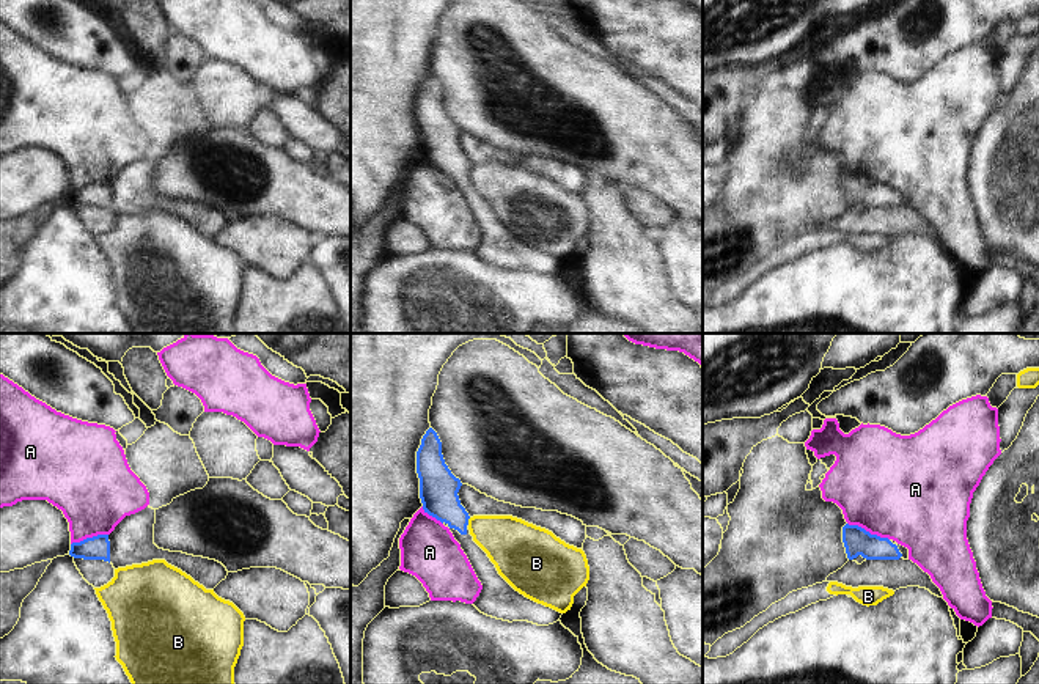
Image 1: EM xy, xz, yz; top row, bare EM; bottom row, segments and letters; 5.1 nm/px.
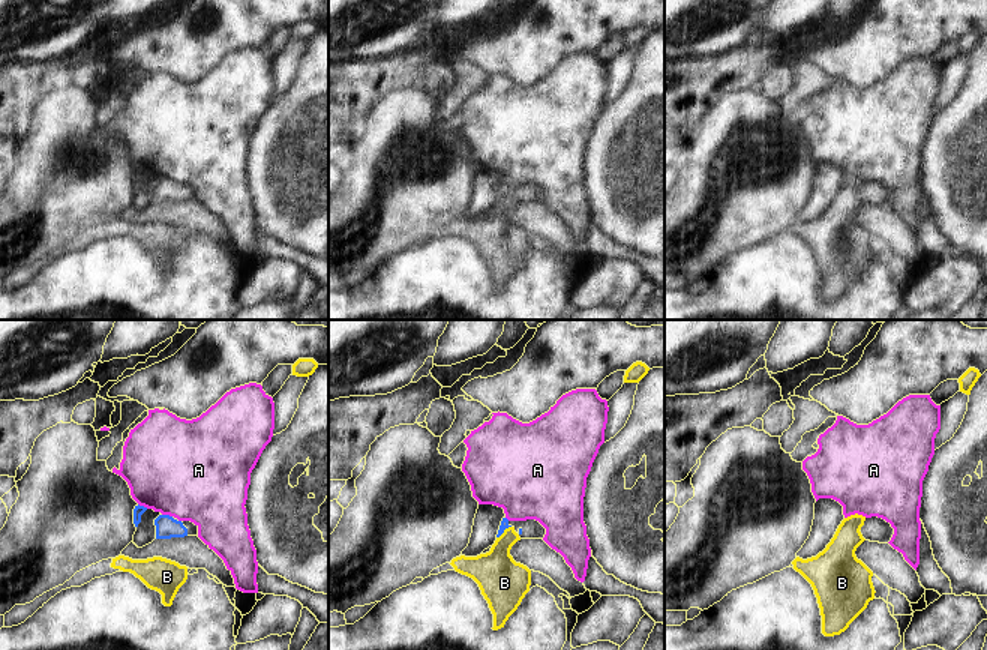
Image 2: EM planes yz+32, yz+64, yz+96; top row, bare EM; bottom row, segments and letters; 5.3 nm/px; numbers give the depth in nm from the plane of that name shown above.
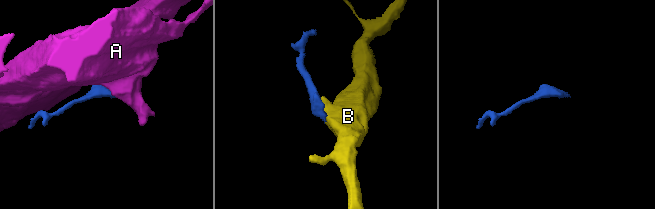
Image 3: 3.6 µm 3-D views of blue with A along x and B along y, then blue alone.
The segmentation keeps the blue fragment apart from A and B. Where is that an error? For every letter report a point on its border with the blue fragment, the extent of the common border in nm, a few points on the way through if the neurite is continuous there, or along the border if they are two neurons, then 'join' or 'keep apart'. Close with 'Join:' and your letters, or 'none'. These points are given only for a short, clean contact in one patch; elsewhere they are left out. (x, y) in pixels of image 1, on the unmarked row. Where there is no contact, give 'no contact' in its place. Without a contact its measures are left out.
A: contact yz (868, 180); length 240 nm; border yz (848, 170), (888, 187); keep apart
B: contact xz (467, 169); length 40 nm; border xz (470, 165), (467, 172); keep apart
Join: none

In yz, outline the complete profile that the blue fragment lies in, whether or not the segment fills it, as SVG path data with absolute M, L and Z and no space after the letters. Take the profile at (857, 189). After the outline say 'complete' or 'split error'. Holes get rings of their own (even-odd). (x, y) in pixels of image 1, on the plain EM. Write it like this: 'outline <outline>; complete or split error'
outline M858 173L843 175L843 190L849 208L861 203L866 208L909 208L909 197L893 187L871 182Z; split error

